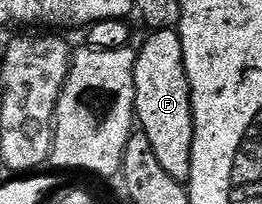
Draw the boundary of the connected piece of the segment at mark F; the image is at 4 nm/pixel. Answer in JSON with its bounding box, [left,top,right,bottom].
[134,30,196,183]

